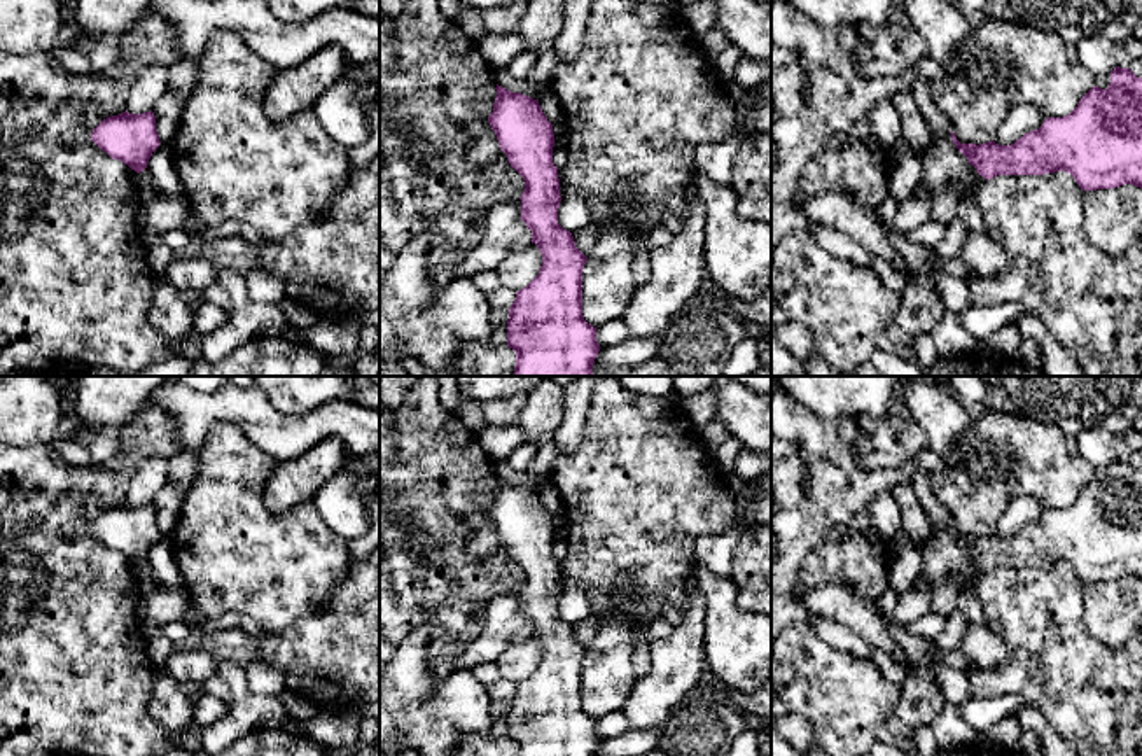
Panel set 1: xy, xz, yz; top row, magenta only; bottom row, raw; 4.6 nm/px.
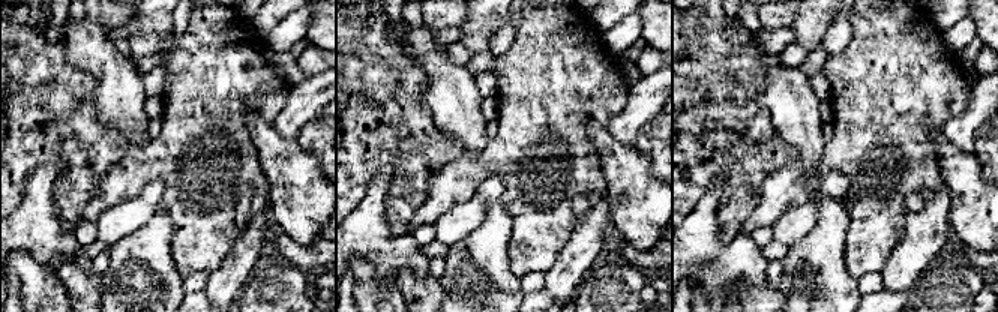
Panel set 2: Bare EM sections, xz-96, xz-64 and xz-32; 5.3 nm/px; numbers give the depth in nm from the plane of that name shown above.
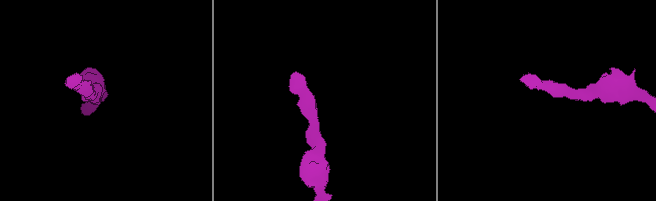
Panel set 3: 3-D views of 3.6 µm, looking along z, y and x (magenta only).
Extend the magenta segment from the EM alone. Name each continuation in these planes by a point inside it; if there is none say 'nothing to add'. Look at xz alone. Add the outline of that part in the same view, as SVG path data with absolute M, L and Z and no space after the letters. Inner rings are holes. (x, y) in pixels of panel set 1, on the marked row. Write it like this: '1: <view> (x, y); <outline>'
nothing to add

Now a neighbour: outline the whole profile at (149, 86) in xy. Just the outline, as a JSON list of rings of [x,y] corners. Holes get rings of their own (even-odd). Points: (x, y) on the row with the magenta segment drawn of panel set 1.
[[[145,65],[128,93],[128,112],[150,112],[154,105],[166,94],[166,86],[168,68],[159,65]]]

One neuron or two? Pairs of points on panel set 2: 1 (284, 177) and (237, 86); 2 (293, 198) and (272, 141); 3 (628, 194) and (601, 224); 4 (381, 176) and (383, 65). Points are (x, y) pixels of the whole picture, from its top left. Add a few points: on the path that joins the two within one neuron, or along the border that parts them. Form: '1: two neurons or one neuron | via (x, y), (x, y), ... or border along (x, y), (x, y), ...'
1: two neurons | border along (249, 108), (246, 113), (246, 131), (255, 144)
2: one neuron | via (293, 185), (293, 174), (281, 155)
3: two neurons | border along (605, 192), (610, 201), (610, 221), (613, 224)
4: two neurons | border along (390, 165), (383, 165), (377, 171), (366, 191)

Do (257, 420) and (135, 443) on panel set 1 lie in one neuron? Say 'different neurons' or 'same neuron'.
different neurons

